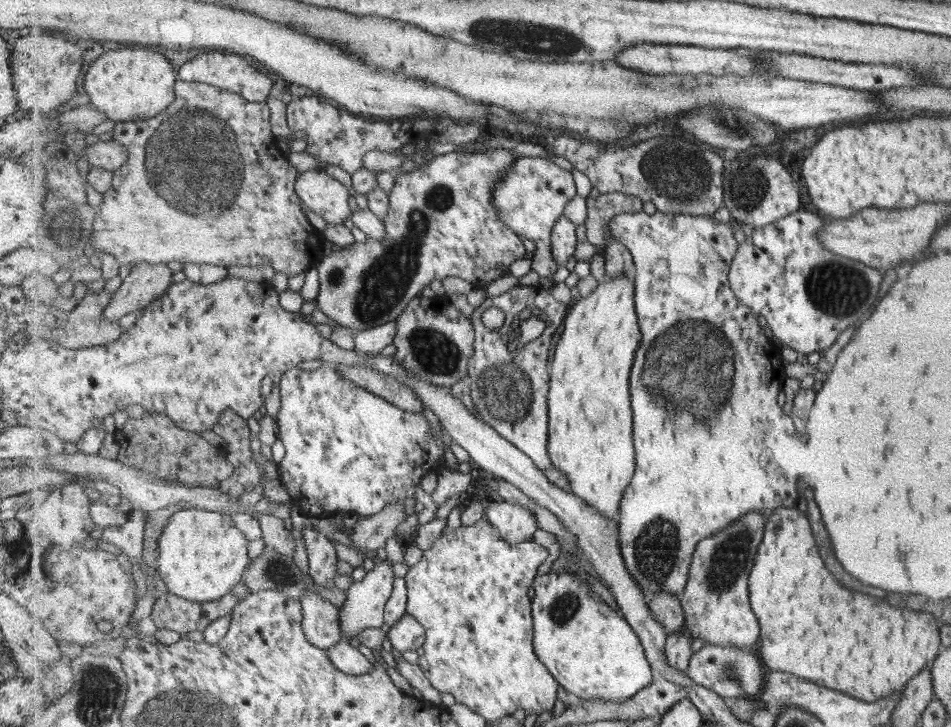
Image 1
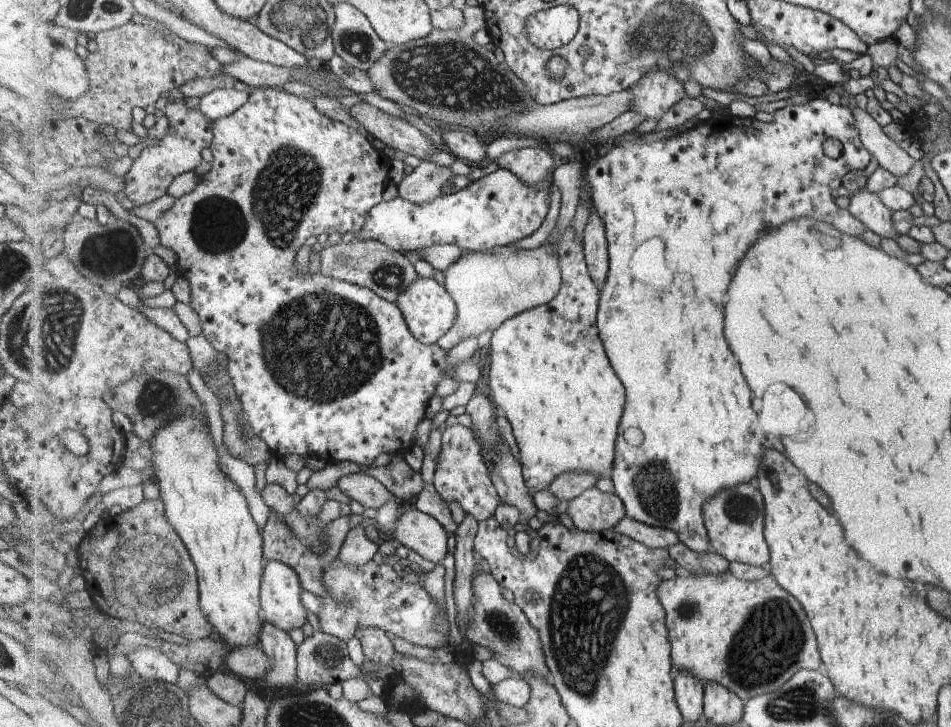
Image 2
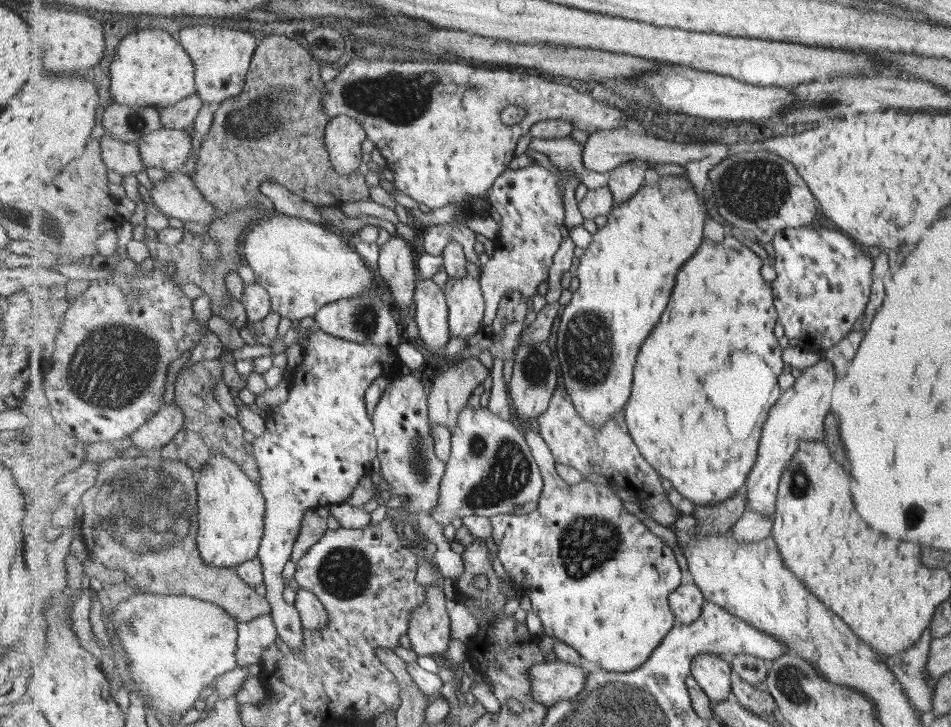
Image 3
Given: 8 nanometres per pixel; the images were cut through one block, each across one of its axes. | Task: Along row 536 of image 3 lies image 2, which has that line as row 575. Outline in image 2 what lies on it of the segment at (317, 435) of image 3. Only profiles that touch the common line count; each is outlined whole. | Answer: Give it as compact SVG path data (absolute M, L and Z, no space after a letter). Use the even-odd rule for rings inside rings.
M269 561L262 578L262 612L267 623L287 632L307 622L307 608L301 602L304 588L298 572L283 561Z

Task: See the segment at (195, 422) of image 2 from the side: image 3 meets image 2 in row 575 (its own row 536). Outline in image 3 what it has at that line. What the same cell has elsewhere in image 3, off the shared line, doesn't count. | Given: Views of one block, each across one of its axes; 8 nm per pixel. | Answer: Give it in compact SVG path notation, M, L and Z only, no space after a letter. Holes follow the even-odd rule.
M210 456L201 469L199 508L198 550L205 565L237 568L258 556L266 526L266 498L260 484L229 456Z

